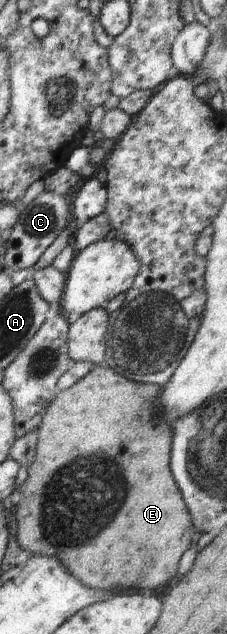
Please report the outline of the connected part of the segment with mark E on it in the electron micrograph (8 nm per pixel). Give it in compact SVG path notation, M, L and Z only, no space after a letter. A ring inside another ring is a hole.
M108 366L96 367L84 378L76 381L70 388L64 389L56 395L52 404L46 409L38 432L38 456L32 465L27 468L28 476L20 486L19 497L21 500L16 504L18 535L17 540L19 546L24 550L30 550L31 554L50 555L52 558L59 560L60 564L74 577L88 588L100 590L116 590L119 592L142 590L156 590L164 584L169 584L170 580L178 574L178 564L180 564L180 556L184 556L184 552L191 547L192 537L195 536L196 528L192 524L192 517L184 499L182 492L178 490L178 485L170 472L170 453L171 453L171 436L173 430L171 423L162 414L162 408L158 406L157 399L154 395L161 391L160 386L138 383L124 378L118 372L114 372ZM76 460L96 460L96 464L100 464L102 470L60 470L60 468L70 468Z

